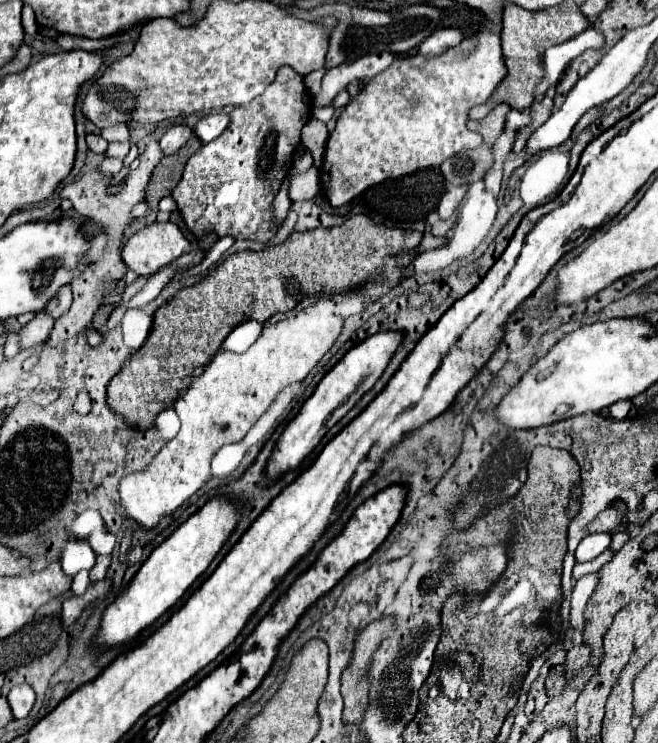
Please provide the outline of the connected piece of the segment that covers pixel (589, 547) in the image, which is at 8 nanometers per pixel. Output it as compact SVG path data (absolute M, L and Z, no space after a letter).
M591 534L591 536L585 536L579 542L577 550L575 550L577 562L589 562L589 560L597 558L601 552L605 552L609 548L609 542L611 542L609 534Z

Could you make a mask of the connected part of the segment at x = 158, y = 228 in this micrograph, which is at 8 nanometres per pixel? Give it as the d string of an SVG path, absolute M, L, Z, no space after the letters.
M153 222L129 236L123 246L123 262L129 270L149 276L189 250L187 238L173 222Z

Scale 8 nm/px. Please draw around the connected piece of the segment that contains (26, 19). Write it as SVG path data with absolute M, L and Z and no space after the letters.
M23 6L23 28L27 34L37 32L37 22L35 22L35 14L33 14L31 6Z

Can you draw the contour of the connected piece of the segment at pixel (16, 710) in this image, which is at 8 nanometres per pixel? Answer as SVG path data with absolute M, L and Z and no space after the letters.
M19 684L19 686L11 688L7 700L9 700L9 706L13 710L13 716L15 718L25 718L35 704L35 692L29 684Z

